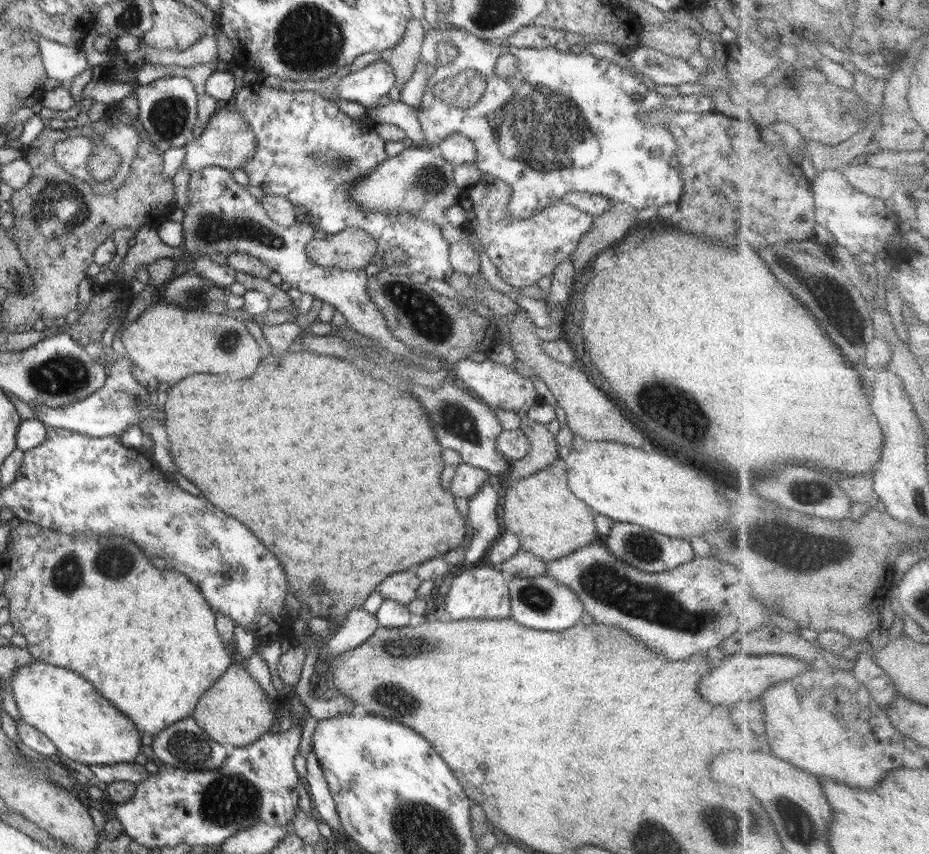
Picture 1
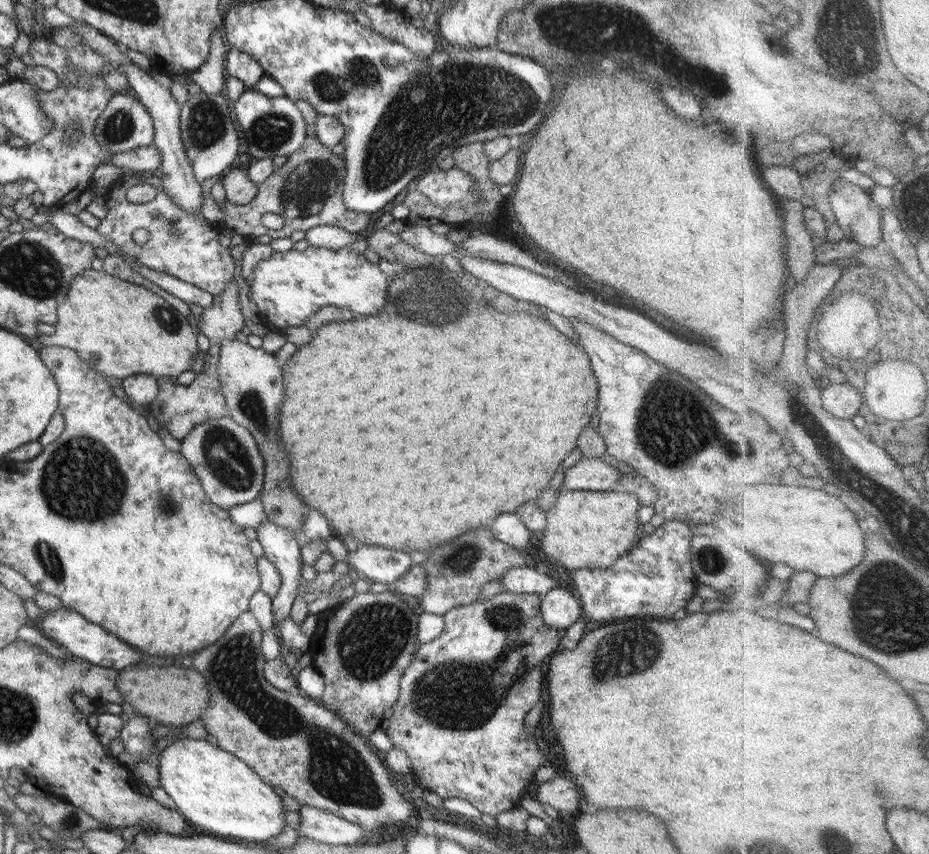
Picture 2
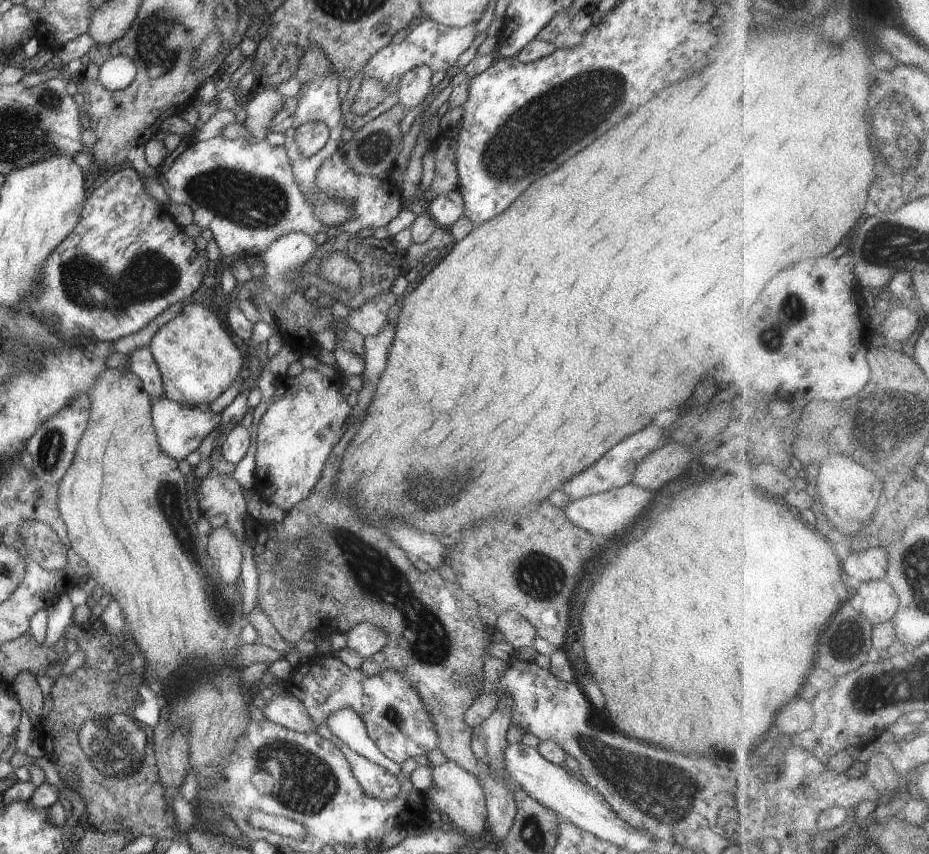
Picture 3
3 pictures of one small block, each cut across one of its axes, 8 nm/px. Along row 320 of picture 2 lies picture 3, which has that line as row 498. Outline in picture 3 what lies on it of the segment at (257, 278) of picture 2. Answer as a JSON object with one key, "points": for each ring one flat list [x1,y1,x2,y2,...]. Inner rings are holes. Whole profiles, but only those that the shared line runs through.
{"points":[[319,361,312,370,304,369,301,375,285,376,276,383,272,403,264,412,256,430,256,470,252,490,256,491,257,498,261,501,277,504,286,514,312,494,316,482,322,478,334,445,339,442,353,420,352,407,341,392,344,382,344,375,338,369,330,368]]}

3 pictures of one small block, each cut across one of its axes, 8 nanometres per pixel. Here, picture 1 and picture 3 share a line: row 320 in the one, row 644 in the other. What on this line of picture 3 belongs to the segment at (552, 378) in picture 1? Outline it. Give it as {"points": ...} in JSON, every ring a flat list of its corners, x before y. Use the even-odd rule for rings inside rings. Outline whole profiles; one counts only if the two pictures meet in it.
{"points":[[504,611,498,615,495,630,506,643,514,647,514,650,531,646,532,642,538,638,534,626,513,611]]}

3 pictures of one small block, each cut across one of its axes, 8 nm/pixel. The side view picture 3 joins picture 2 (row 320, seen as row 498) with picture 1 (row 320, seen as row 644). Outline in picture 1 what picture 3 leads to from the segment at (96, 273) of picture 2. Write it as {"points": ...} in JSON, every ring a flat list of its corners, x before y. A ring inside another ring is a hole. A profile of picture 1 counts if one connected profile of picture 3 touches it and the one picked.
{"points":[[169,302,149,304,122,334,122,343,132,364,141,368,153,382,177,384,188,374,226,374,234,380,252,376,264,358,264,352,237,318,210,314,202,310,184,310]]}

